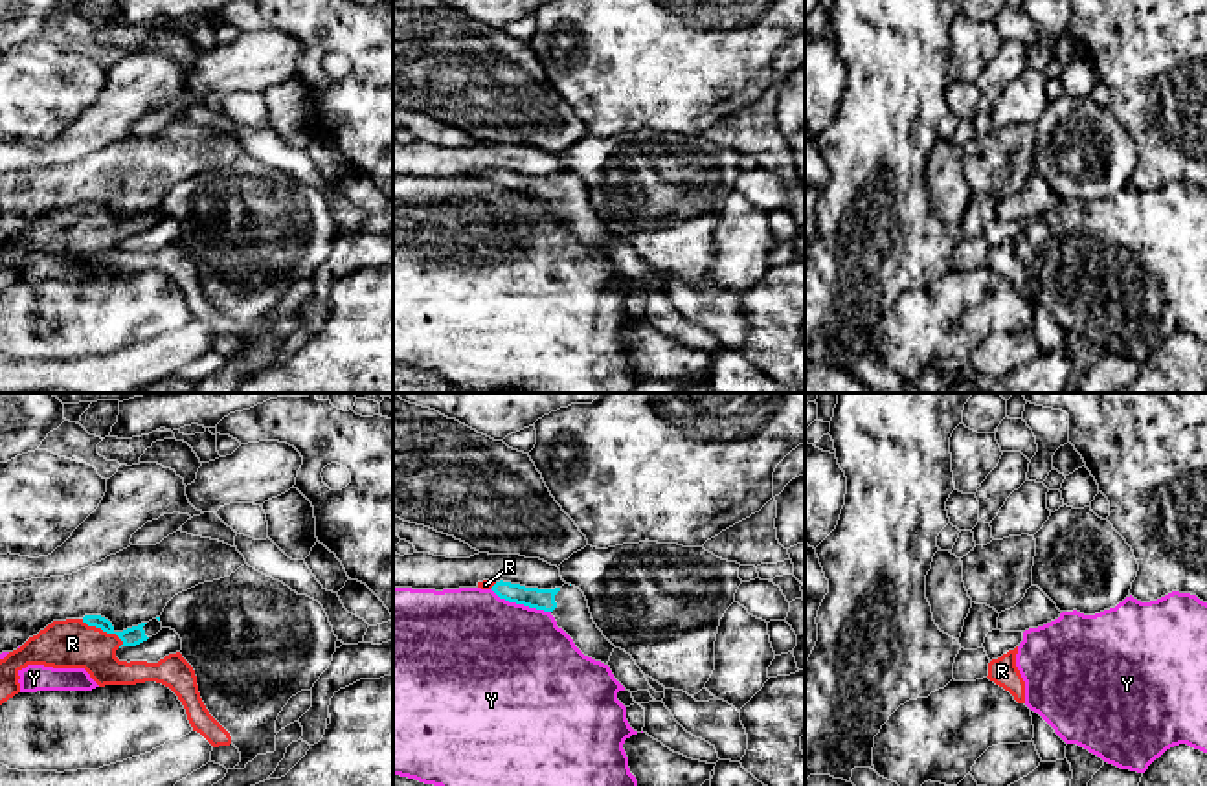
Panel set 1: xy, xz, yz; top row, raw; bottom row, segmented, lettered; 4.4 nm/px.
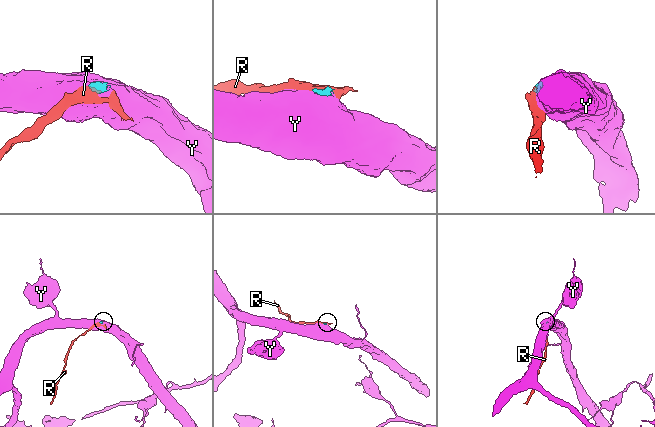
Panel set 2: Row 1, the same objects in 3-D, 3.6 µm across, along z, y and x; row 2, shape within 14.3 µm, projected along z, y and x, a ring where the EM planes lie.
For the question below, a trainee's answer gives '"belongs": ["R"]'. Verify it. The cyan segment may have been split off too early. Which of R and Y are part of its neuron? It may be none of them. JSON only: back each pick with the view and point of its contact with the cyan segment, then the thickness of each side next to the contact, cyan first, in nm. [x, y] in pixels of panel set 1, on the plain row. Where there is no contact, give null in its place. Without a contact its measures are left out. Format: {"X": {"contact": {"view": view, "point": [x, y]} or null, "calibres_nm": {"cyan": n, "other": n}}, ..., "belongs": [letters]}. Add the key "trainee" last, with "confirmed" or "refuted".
{"R": {"contact": {"view": "xy", "point": [103, 219]}, "calibres_nm": {"cyan": 80, "other": 220}}, "belongs": ["R"], "trainee": "confirmed"}

